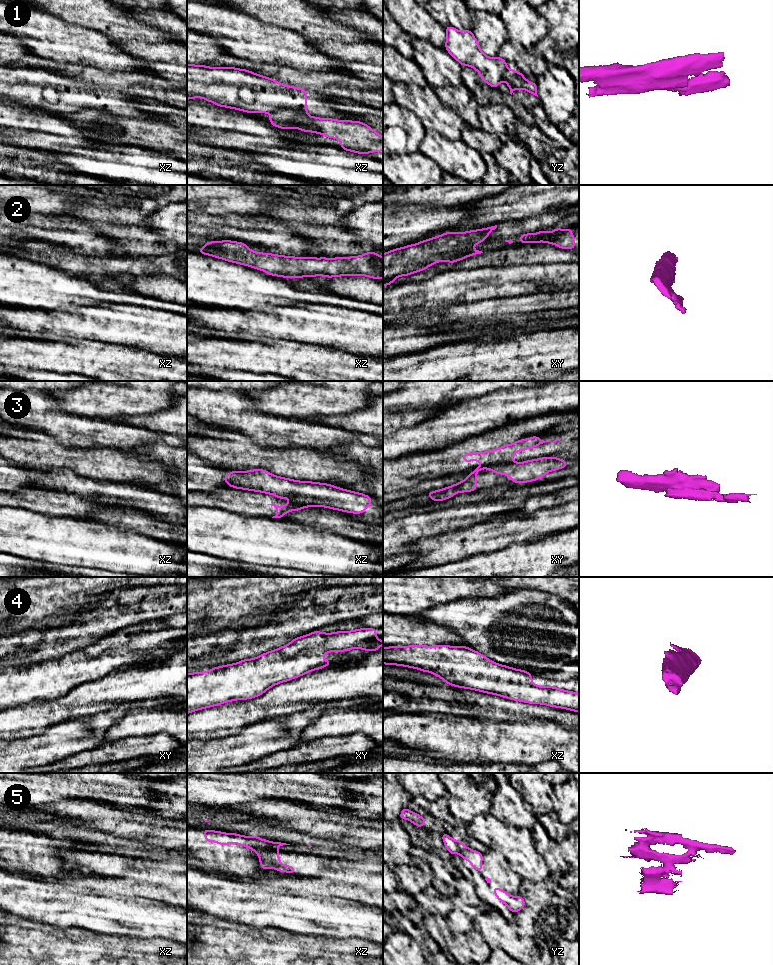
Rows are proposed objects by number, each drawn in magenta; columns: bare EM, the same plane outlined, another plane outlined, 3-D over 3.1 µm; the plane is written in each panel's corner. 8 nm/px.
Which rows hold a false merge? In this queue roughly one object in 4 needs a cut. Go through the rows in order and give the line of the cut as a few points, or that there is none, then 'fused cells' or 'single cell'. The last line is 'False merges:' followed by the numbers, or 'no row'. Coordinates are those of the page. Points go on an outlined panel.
1: xz (271, 112), (291, 109), (306, 114) | fused cells
2: no cut | single cell
3: xy (511, 462), (496, 464), (489, 468) | fused cells
4: no cut | single cell
5: xz (275, 849), (261, 849), (257, 851) | fused cells
False merges: 1, 3, 5

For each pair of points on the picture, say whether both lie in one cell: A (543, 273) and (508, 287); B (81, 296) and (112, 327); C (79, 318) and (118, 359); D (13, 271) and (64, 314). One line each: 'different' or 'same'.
A: same
B: different
C: different
D: different

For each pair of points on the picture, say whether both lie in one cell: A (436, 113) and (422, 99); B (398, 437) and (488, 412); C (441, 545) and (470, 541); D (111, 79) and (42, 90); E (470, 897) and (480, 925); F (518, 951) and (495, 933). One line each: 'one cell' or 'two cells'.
A: one cell
B: one cell
C: one cell
D: two cells
E: two cells
F: one cell

